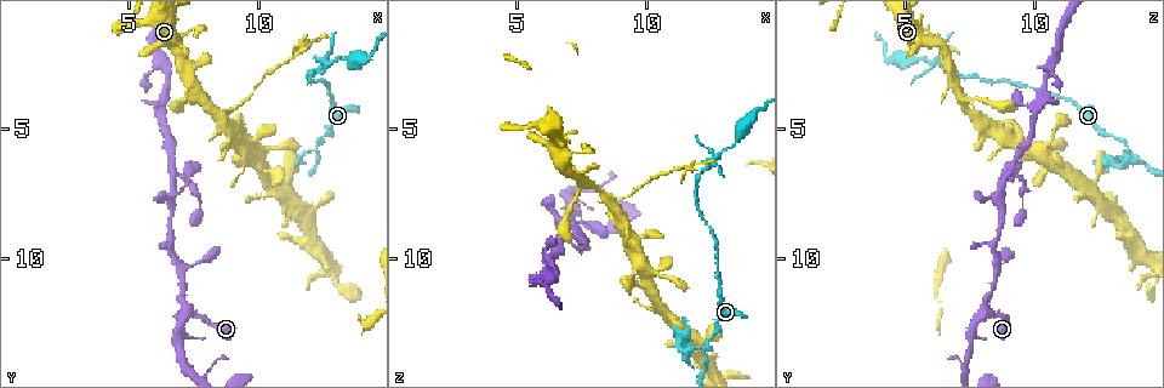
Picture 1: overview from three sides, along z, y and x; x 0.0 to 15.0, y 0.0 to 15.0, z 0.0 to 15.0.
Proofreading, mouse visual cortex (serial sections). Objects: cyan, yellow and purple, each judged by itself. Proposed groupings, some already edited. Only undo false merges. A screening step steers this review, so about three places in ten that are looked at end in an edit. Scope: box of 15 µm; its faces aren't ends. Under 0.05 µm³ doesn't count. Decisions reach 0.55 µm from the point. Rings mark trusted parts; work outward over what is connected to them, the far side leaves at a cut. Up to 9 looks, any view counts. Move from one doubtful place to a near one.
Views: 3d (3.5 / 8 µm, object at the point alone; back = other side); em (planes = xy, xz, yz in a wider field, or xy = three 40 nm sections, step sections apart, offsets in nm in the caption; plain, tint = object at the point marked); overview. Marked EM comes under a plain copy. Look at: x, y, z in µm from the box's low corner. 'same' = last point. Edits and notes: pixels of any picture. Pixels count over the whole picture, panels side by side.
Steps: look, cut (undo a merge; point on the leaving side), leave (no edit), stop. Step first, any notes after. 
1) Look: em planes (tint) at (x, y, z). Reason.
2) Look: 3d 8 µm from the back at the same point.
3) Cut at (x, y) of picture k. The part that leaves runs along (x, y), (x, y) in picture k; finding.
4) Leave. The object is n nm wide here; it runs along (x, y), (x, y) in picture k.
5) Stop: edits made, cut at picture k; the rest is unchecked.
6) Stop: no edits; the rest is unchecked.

Look: 3d 8 µm at (13.1, 2.4, 5.8).

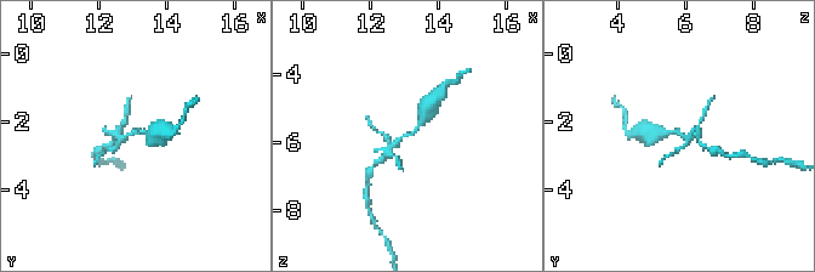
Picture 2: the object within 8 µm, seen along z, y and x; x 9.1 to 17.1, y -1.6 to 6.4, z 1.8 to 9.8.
Look: 3d 3.5 µm at (13.2, 2.3, 5.7).

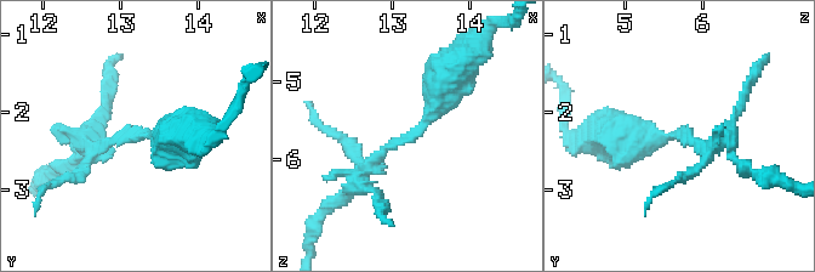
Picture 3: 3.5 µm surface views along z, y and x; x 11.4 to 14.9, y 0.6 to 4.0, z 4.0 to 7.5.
Look: em xy step 2 (tint) at (13.15, 2.30, 5.70).

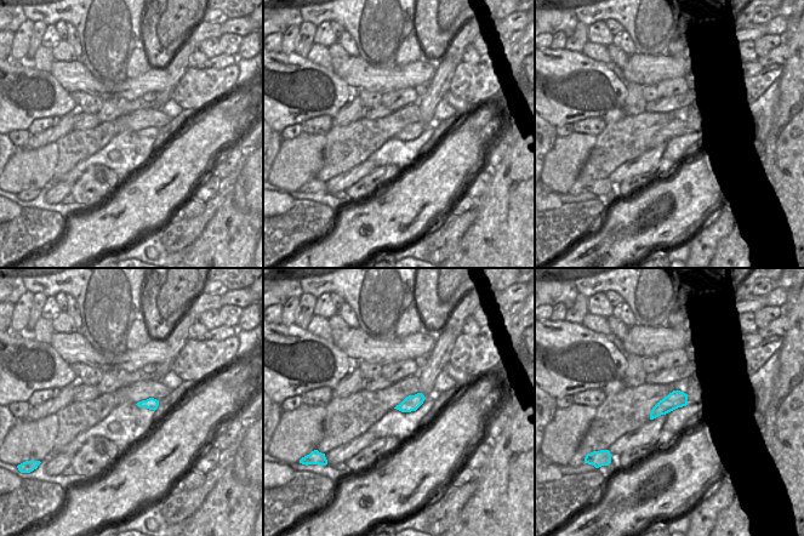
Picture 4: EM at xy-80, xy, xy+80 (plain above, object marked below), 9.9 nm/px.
Cut at (103, 112) of picture 3. Two cells meet here.

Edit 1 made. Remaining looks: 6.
Look: overview.

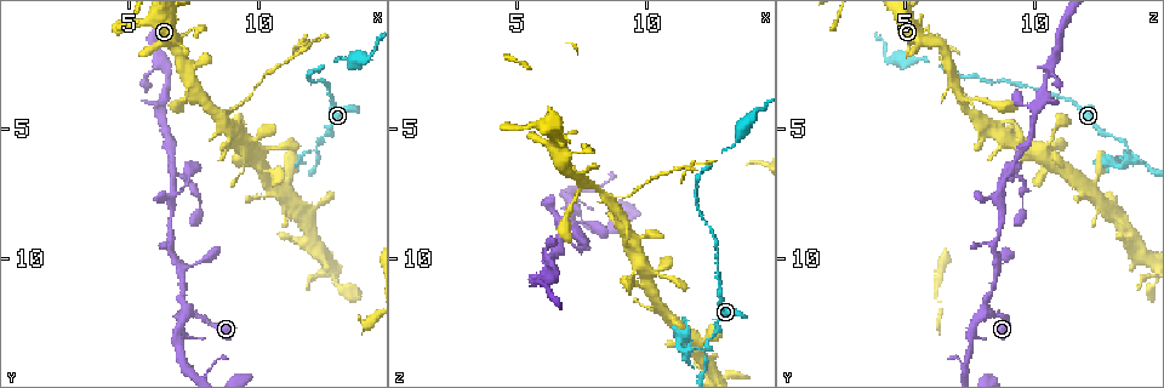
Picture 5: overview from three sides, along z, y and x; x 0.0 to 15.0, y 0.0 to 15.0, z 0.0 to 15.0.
Look: 3d 3.5 µm from the back at (7.3, 12.1, 8.1). Sharp bend.

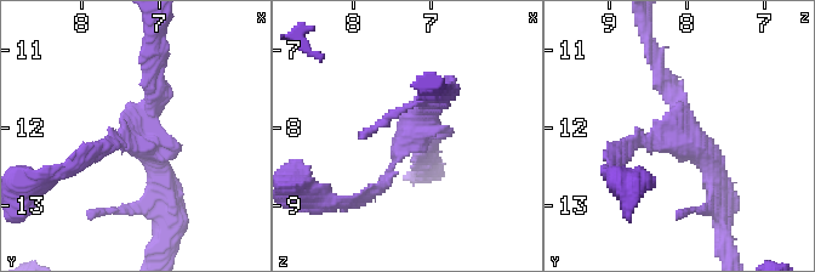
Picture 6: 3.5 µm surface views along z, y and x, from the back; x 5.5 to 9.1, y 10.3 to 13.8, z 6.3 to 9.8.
Look: em xy step 1 (tint) at (7.25, 12.10, 8.00). Shape alone is not enough.

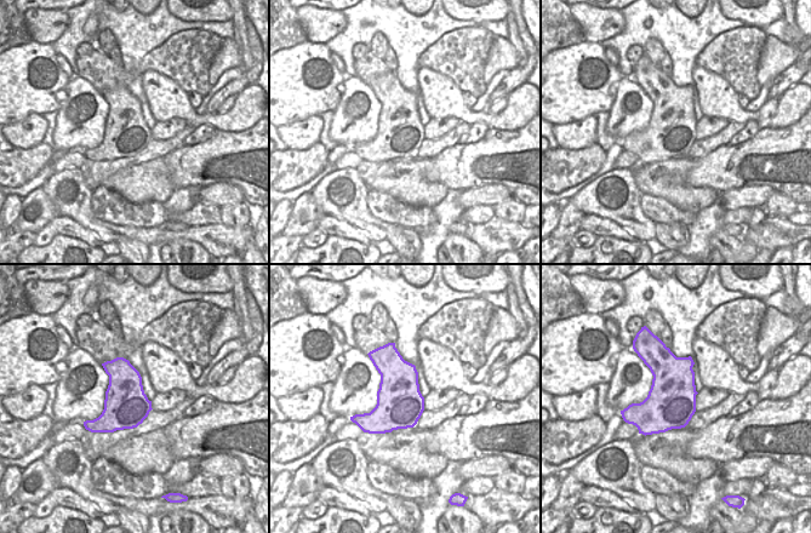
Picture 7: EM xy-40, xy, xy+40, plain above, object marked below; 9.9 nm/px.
Leave. It runs along (101, 148), (144, 130), (153, 62) in picture 6; one cell here.

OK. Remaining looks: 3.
Look: 3d 8 µm at (6.6, 7.5, 8.7). Looks like a crossing.

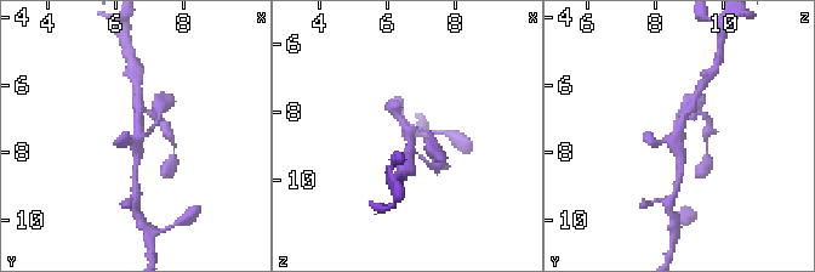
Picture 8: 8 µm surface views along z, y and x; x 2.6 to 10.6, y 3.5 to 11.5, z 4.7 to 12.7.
Look: em xy step 2 (tint) at (6.7, 7.5, 8.6). 4 arms meet here; the arms are 100, 200, 200, 250 nm wide.

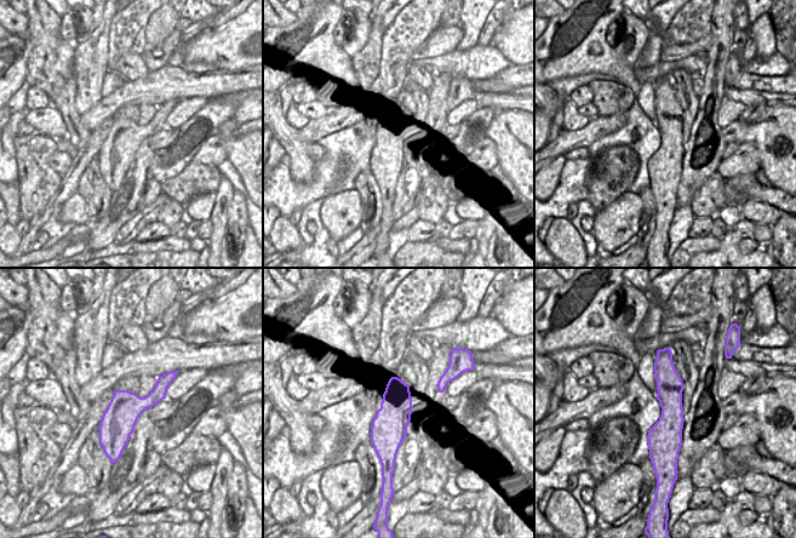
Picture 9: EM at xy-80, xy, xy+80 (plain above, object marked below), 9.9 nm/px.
Leave. It runs along (680, 174), (676, 132), (693, 105) in picture 8; one cell here.

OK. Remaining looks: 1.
Stop: edits made, cut at picture 3; the rest is unchecked.

